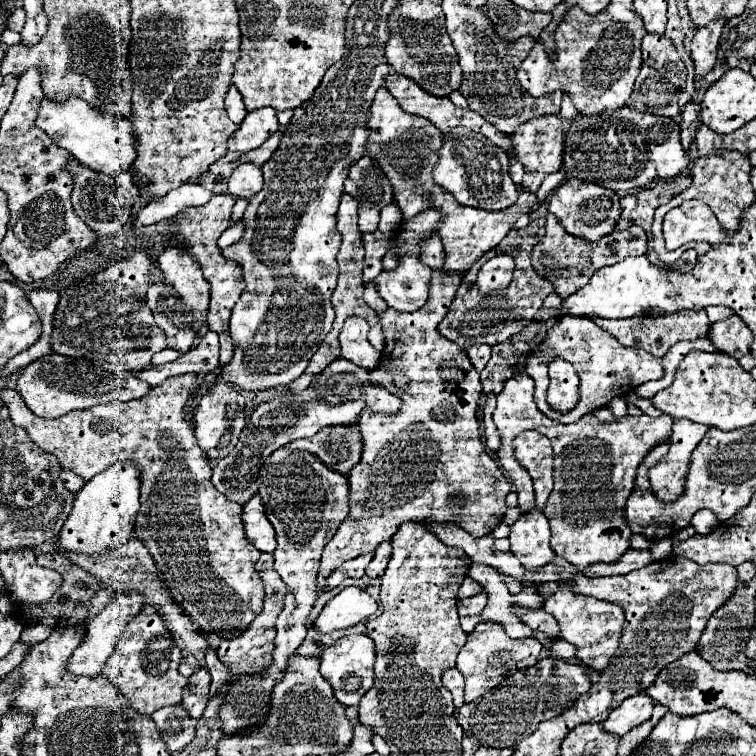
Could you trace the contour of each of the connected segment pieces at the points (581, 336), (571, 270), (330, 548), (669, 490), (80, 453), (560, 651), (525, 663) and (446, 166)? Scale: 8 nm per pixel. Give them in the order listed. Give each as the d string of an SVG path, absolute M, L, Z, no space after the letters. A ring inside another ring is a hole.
M565 315L565 317L561 317L559 323L555 323L547 331L547 337L543 339L543 343L529 355L525 373L535 381L537 409L541 413L545 413L545 417L549 417L561 425L569 425L569 423L579 421L583 415L587 415L595 409L607 407L607 401L611 401L611 397L627 397L639 385L651 381L651 379L661 379L665 373L665 367L659 357L637 351L637 349L627 349L625 345L617 343L617 339L613 335L609 335L607 331L597 327L591 319ZM555 357L569 361L577 369L577 375L581 377L581 399L579 399L579 405L569 413L553 411L545 399L550 382L546 365L551 363L551 359L555 359Z
M547 215L545 219L547 219L545 235L531 251L531 265L541 277L545 277L553 285L559 285L561 283L559 279L589 281L591 275L595 273L591 263L605 263L605 267L607 267L607 265L615 265L615 263L623 261L625 257L645 255L645 251L647 251L647 233L643 227L637 227L637 225L633 225L631 231L615 229L611 235L607 235L595 243L587 243L583 239L577 239L577 237L565 233L565 229L559 225L559 219L555 219L555 215Z
M441 269L433 271L431 279L431 293L429 301L423 309L415 313L399 313L395 309L387 309L379 313L379 321L385 331L385 349L377 369L371 371L369 381L371 385L381 385L391 391L395 397L401 399L401 409L393 415L379 415L367 413L363 409L363 417L359 417L359 429L363 435L363 457L361 463L351 469L349 473L349 503L351 511L349 517L341 523L335 537L327 543L321 557L319 569L319 593L325 589L327 575L337 569L343 561L353 559L361 553L373 553L379 543L389 541L403 521L455 521L473 537L489 535L505 517L507 505L505 497L511 491L509 481L497 467L497 461L485 451L483 433L479 427L477 411L481 401L481 383L479 373L471 365L467 353L437 333L437 325L449 311L449 305L461 285L461 275L455 273L453 277L443 273ZM395 375L407 375L411 379L405 391L397 389L391 381ZM463 495L463 507L455 507L451 497Z
M675 419L669 441L671 443L669 453L647 473L651 489L659 501L669 503L681 497L681 489L691 463L689 457L707 431L709 431L707 425Z
M177 375L165 383L153 387L145 397L127 403L105 403L95 405L85 411L71 411L57 419L41 419L39 429L25 429L47 453L53 453L63 469L77 473L83 481L101 473L107 465L115 461L131 459L135 461L141 475L141 509L135 521L135 537L149 549L155 559L155 567L165 577L167 591L173 601L191 615L191 619L205 633L215 633L219 637L231 639L243 633L263 609L263 583L255 571L259 551L245 539L241 511L243 507L227 501L211 483L211 465L199 449L193 427L187 425L187 393L195 389L197 375Z
M563 639L553 641L551 651L553 651L553 655L555 655L555 657L561 657L561 659L571 659L571 657L575 657L575 647L573 647L571 643L563 641Z
M481 621L477 623L475 631L467 637L467 643L457 655L457 669L465 677L465 703L475 701L483 693L497 687L505 677L519 669L527 669L539 661L543 645L529 637L529 639L511 639L499 623Z
M463 127L443 135L443 147L439 149L433 179L445 191L453 193L461 205L503 211L517 201L517 185L509 177L509 153L501 147L495 147L495 143L487 141L481 133L467 131Z

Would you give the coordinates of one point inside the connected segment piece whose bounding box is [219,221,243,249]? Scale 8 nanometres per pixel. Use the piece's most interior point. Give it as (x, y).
(233, 233)

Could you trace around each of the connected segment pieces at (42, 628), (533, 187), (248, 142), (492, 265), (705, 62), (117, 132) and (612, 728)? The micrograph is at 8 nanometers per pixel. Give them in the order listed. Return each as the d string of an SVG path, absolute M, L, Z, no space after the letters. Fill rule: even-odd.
M29 625L21 633L21 641L27 645L35 645L39 641L45 641L51 633L53 633L53 629L47 625Z
M543 115L537 119L531 119L527 123L521 123L513 137L513 155L515 159L523 165L525 175L523 175L523 189L529 193L535 193L545 179L545 175L555 173L561 169L561 159L563 159L563 129L561 129L561 119L557 115Z
M263 107L259 111L247 113L239 129L229 137L227 147L229 151L239 151L247 153L263 145L275 131L279 129L277 121L277 111L271 107Z
M499 253L493 259L489 259L481 267L479 277L477 277L479 291L483 295L487 295L487 293L493 293L493 291L499 291L499 289L509 287L511 275L513 275L513 267L515 267L515 261L513 261L511 255Z
M711 21L703 29L697 29L695 39L691 43L691 57L695 61L695 75L703 77L717 61L717 45L719 45L719 35L723 31L725 21Z
M69 97L63 103L43 99L37 109L35 125L43 129L55 141L55 145L73 153L73 157L79 163L111 177L117 177L121 171L131 169L137 157L135 135L133 135L131 123L123 117L103 115L99 109L91 107L81 97Z
M639 693L635 697L629 697L627 701L623 701L623 705L619 705L617 709L611 711L611 715L607 717L607 721L603 721L603 729L611 735L625 735L629 733L633 727L637 727L639 723L647 721L651 717L655 701L647 695L647 693Z

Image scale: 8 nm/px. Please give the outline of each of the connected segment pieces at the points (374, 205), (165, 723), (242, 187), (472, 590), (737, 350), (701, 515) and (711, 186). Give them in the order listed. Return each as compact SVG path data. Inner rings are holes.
M365 155L359 159L345 181L345 193L359 201L359 229L361 233L373 233L379 225L379 211L393 203L393 187L387 175Z
M181 705L163 707L155 711L151 717L163 735L163 741L167 743L169 753L177 753L193 741L195 721L189 717L189 713Z
M243 163L229 177L229 193L233 197L251 199L261 189L263 189L263 173L257 165Z
M471 577L465 579L465 583L458 590L458 599L464 599L464 596L473 596L481 590L481 585L477 581L473 581Z
M731 315L729 319L711 325L709 339L719 353L741 359L743 355L749 355L753 333L737 315Z
M701 509L701 511L695 513L695 517L691 519L691 527L695 529L697 535L707 535L707 533L711 533L717 525L719 525L717 517L711 515L711 511L707 511L707 509Z
M727 151L721 155L709 155L709 157L697 157L691 167L691 185L679 193L675 199L701 199L705 201L711 211L717 215L719 223L727 233L733 233L739 227L739 219L743 211L753 203L755 193L749 183L751 175L751 163L747 161L747 155Z

